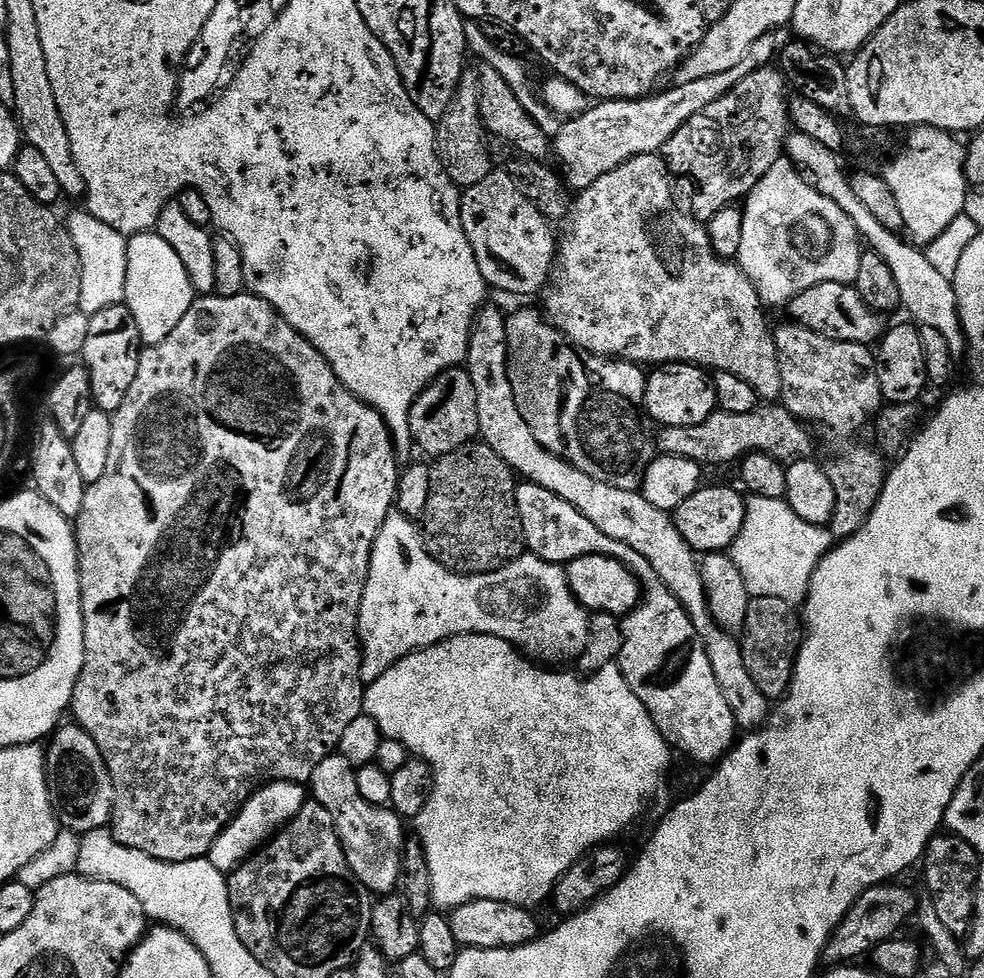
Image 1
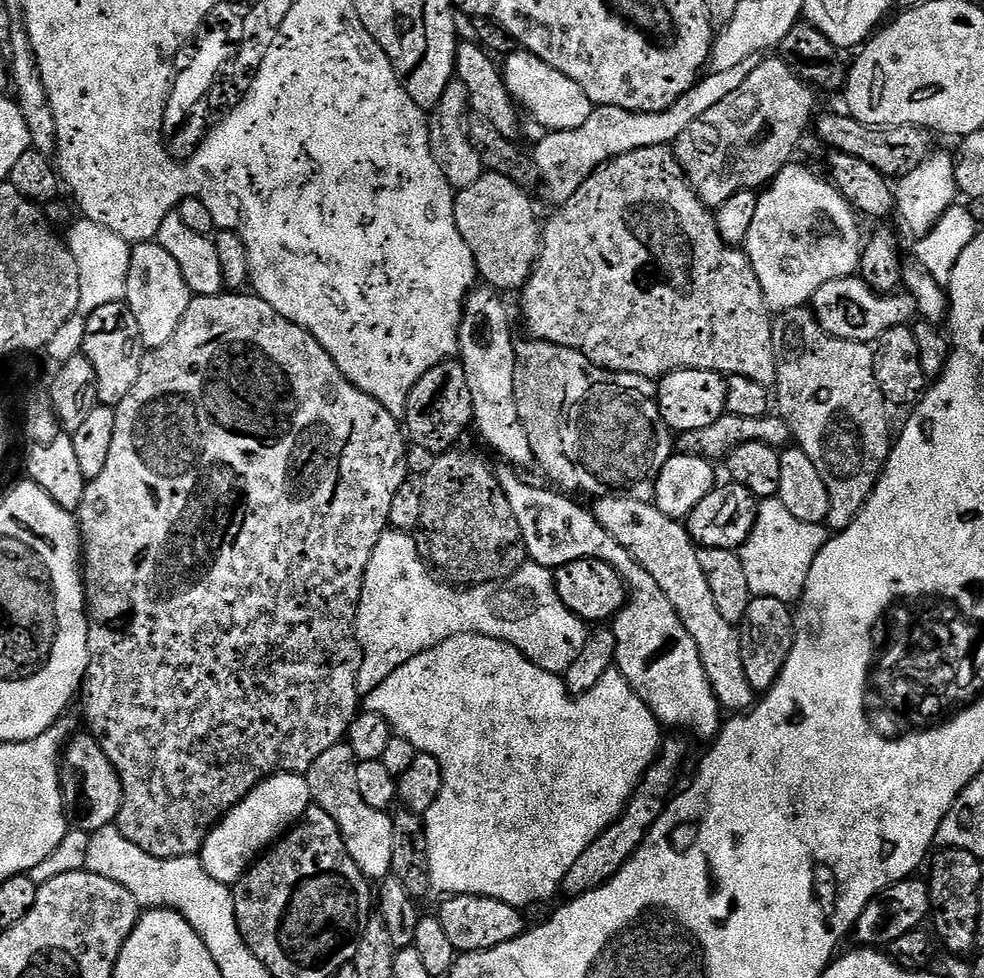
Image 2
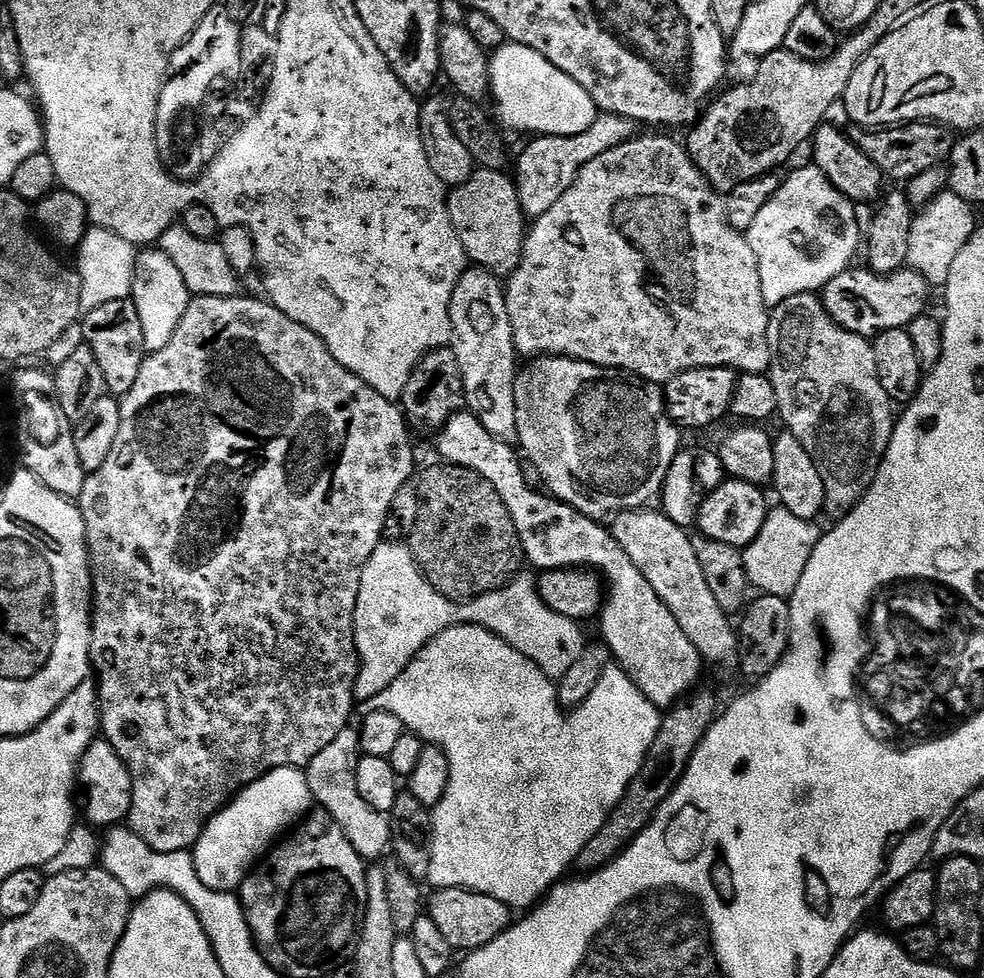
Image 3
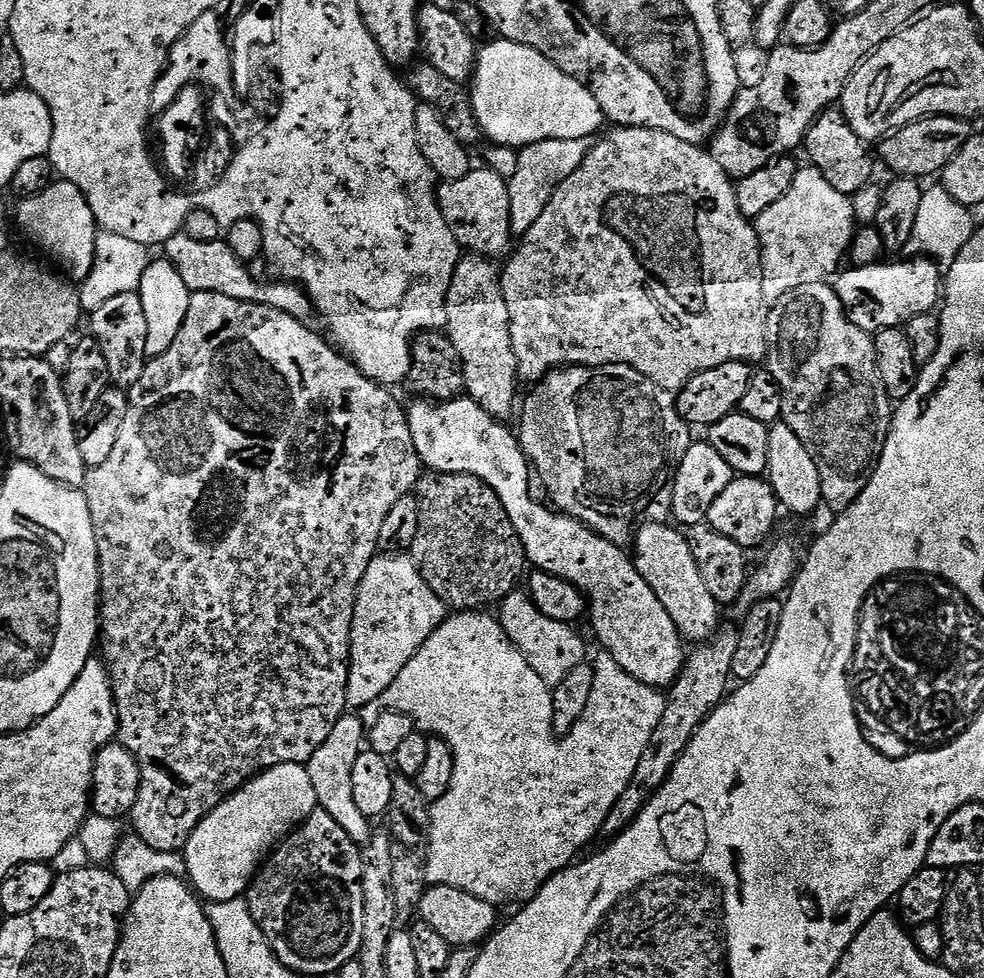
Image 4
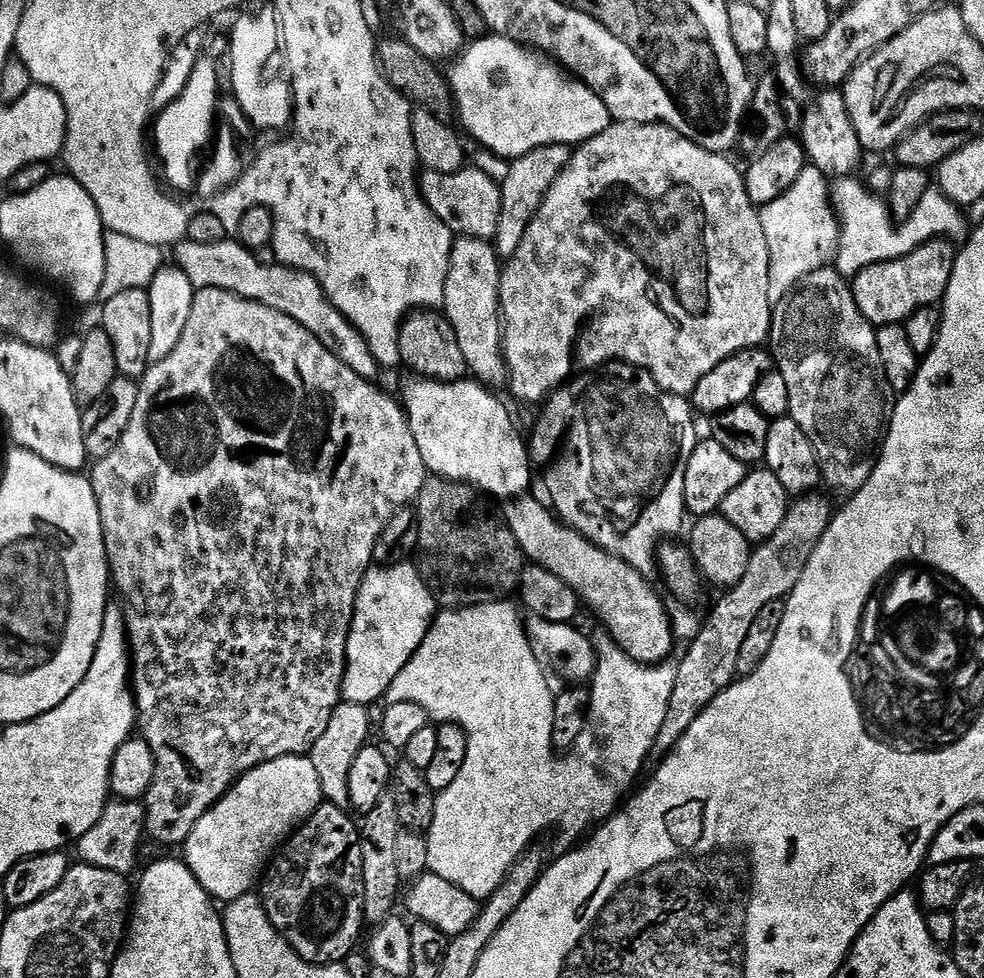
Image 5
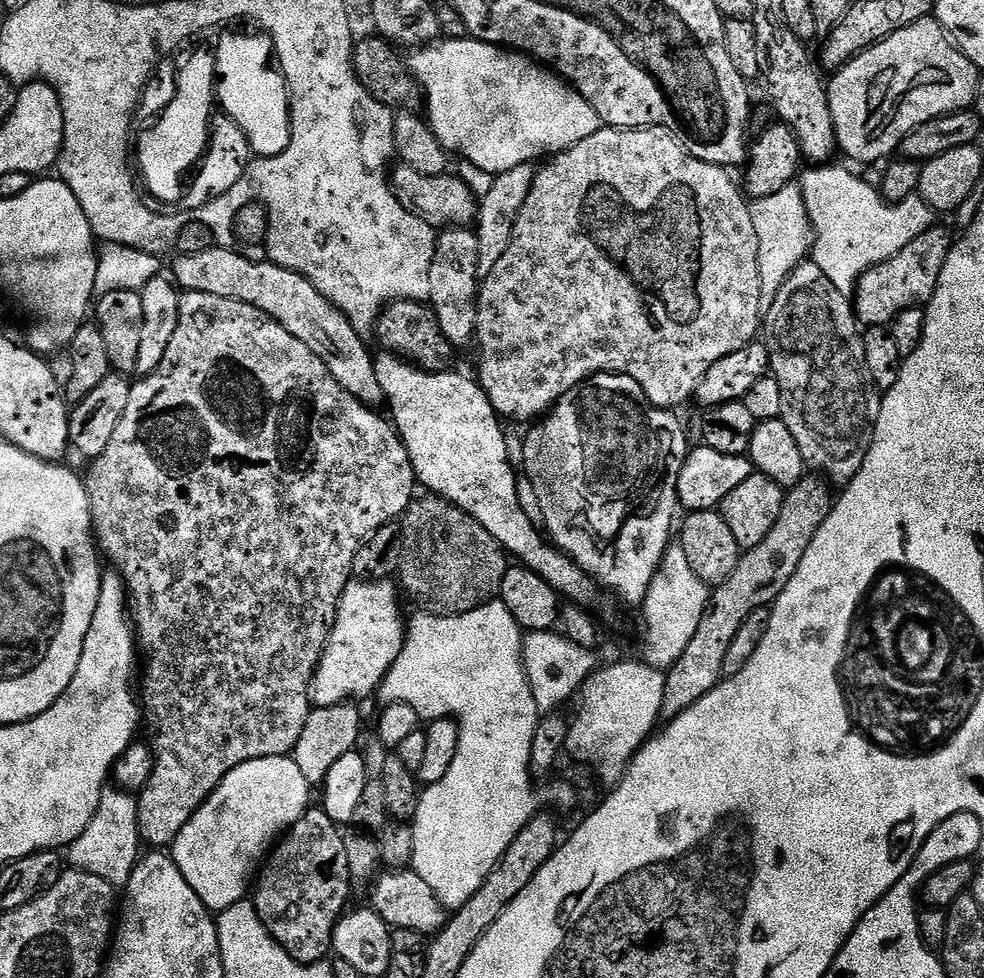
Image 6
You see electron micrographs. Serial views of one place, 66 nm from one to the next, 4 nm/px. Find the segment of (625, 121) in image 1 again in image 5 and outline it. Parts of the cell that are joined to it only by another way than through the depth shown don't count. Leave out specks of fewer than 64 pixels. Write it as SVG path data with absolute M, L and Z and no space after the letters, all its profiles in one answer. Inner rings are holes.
M551 144L538 150L530 150L525 156L520 156L507 165L508 173L500 184L500 213L494 237L497 256L507 258L514 254L514 250L518 250L524 231L542 206L544 195L548 193L558 174L568 165L569 155L569 145Z

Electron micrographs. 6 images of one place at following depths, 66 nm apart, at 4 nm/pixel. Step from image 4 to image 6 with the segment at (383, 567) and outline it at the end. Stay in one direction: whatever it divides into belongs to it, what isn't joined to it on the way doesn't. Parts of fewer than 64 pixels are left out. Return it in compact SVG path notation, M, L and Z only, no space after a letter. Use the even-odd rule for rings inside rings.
M363 578L349 583L340 599L340 614L328 649L317 669L314 682L316 708L329 708L351 701L352 696L368 696L388 677L406 643L406 616L400 609L400 596L388 578Z

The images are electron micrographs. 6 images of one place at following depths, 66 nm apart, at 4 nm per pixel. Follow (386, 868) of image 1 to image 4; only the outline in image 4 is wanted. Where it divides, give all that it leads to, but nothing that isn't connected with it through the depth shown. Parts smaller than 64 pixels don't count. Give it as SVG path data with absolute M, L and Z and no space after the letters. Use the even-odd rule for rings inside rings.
M341 715L340 719L333 724L326 742L322 742L320 749L308 759L306 767L310 774L310 782L314 782L317 805L323 812L330 814L330 818L334 818L334 822L338 822L338 826L342 826L346 834L350 834L354 843L364 846L372 836L371 826L373 825L368 817L358 810L351 792L351 772L355 760L366 744L366 724L363 724L356 716L359 715Z

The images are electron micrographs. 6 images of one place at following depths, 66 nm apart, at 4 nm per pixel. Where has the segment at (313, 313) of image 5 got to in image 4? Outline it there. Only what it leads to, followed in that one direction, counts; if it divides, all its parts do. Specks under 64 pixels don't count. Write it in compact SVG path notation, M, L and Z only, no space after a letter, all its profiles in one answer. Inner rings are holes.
M181 230L163 244L162 252L176 267L178 274L182 274L182 282L186 282L186 286L192 293L213 292L214 294L226 294L226 298L245 300L251 304L265 304L303 322L309 319L308 315L310 317L313 315L312 301L299 285L291 282L259 284L248 273L249 265L243 264L223 239L214 242L194 242L194 238L190 238Z

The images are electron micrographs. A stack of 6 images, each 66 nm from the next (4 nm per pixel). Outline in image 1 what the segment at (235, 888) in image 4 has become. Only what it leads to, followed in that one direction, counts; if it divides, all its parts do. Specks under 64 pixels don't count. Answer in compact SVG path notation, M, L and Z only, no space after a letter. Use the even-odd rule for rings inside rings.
M274 780L271 784L264 785L240 807L240 813L225 826L222 835L217 838L212 849L208 851L207 860L218 871L225 874L232 873L253 852L263 848L285 824L290 823L300 813L305 803L306 788L303 784Z

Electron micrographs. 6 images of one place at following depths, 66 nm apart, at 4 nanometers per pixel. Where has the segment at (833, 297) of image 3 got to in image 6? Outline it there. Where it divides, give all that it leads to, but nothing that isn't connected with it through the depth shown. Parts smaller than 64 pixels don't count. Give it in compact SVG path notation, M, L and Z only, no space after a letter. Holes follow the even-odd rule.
M933 226L927 228L910 246L906 246L894 258L874 266L865 276L860 277L854 294L857 317L864 326L888 326L906 310L924 306L936 293L944 263L954 247L954 235L948 228Z

